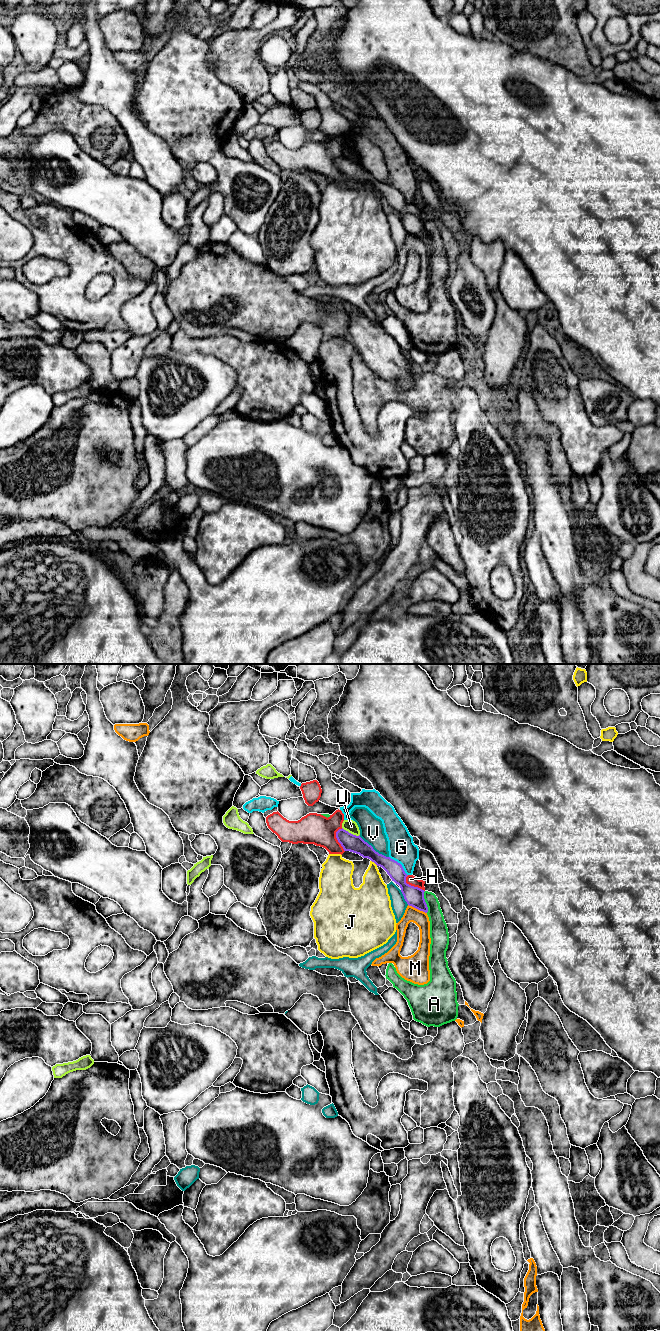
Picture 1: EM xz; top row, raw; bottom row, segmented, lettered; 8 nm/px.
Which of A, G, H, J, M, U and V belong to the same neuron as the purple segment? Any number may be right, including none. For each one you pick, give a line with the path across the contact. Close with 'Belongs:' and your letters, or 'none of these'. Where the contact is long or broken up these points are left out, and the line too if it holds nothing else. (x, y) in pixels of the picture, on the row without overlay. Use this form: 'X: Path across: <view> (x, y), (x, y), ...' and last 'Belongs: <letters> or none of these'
Belongs: none of these

